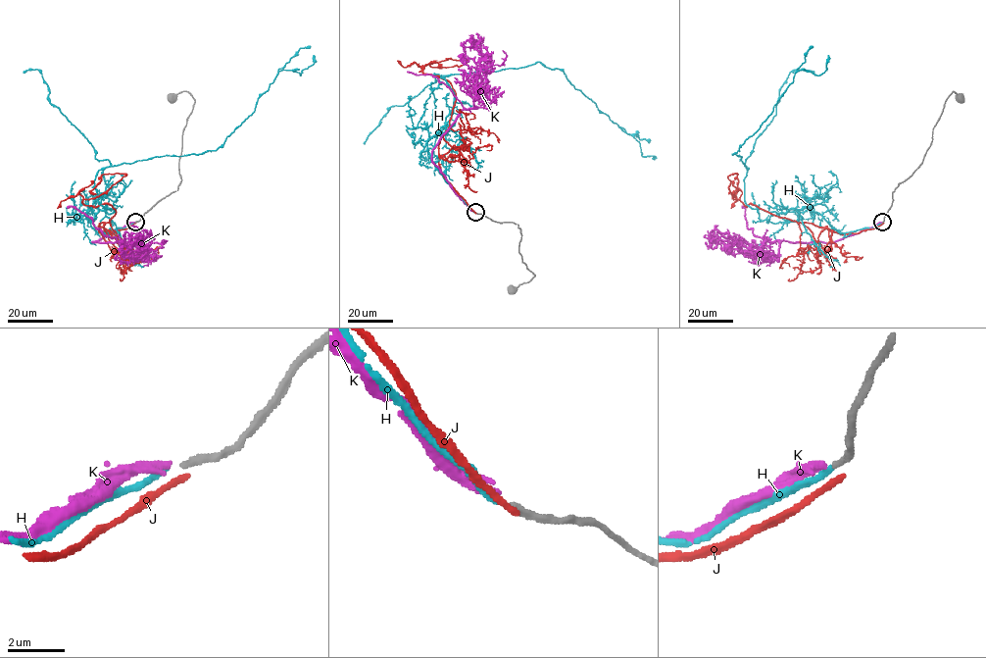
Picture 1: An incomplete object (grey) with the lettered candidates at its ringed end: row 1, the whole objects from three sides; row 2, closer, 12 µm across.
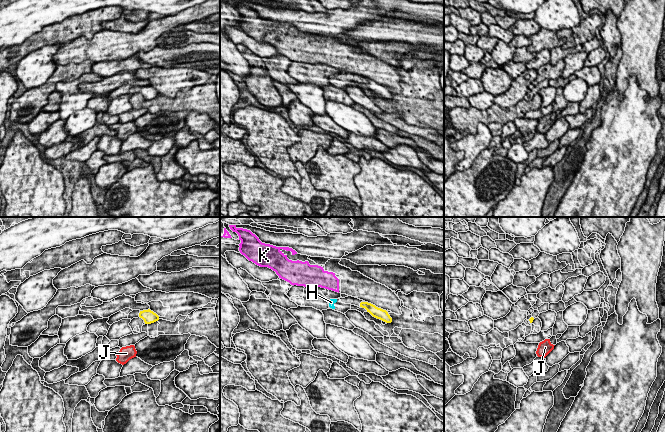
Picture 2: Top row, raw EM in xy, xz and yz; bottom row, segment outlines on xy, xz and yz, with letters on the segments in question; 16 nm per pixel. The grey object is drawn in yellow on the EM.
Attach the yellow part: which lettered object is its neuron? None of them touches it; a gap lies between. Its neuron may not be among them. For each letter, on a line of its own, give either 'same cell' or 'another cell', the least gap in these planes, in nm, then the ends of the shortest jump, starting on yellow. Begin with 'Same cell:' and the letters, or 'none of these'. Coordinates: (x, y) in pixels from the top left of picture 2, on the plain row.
Same cell: H
H: same cell | 380 nm | xz (360, 79), (336, 77)
J: another cell | 360 nm | yz (531, 98), (540, 118)
K: another cell | 400 nm | xz (360, 79), (338, 68)

